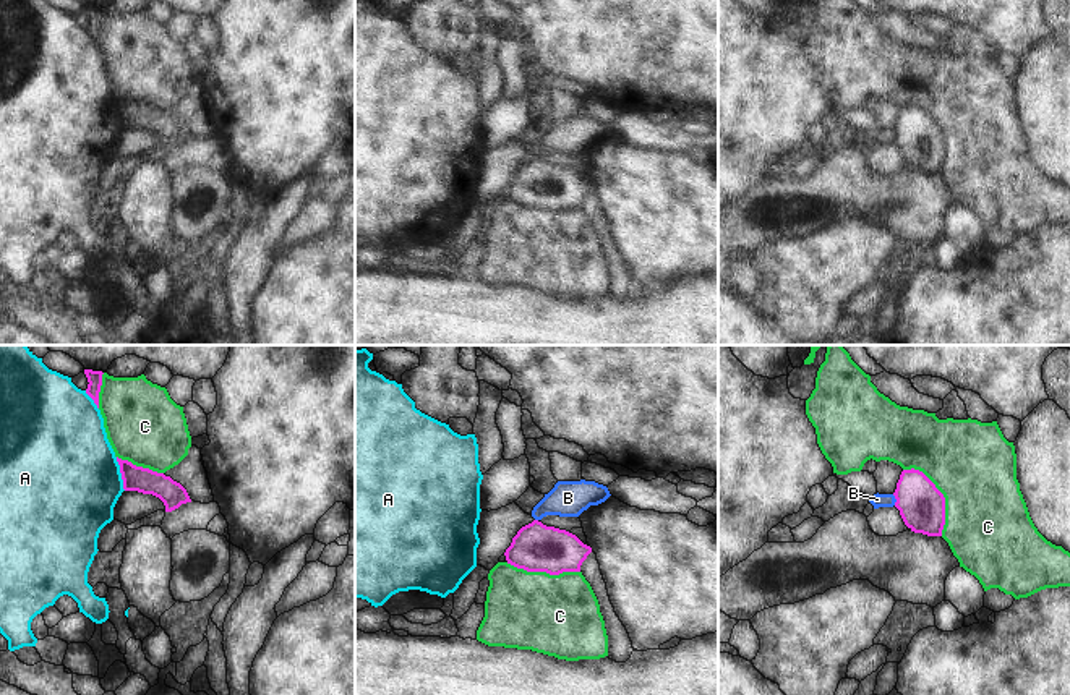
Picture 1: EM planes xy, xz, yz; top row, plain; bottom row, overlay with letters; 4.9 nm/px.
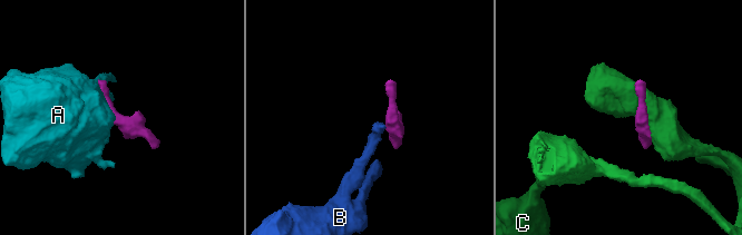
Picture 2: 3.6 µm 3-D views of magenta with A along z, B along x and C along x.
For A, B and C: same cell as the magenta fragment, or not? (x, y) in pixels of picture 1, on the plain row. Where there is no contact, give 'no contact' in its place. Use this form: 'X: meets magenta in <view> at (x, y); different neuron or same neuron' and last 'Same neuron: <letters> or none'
A: meets magenta in xy at (120, 109); different neuron
B: meets magenta in yz at (895, 135); different neuron
C: meets magenta in yz at (942, 132); different neuron
Same neuron: none

